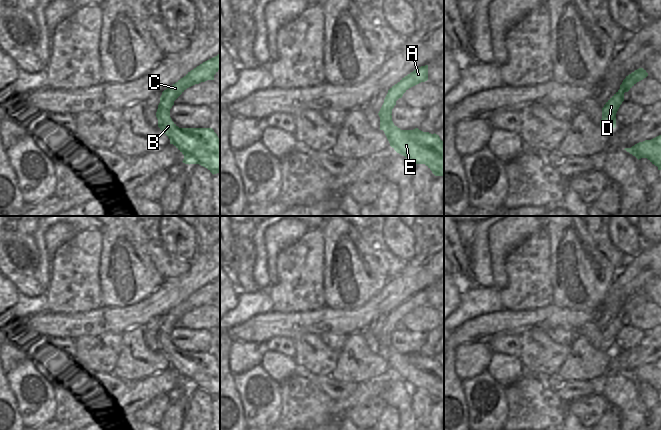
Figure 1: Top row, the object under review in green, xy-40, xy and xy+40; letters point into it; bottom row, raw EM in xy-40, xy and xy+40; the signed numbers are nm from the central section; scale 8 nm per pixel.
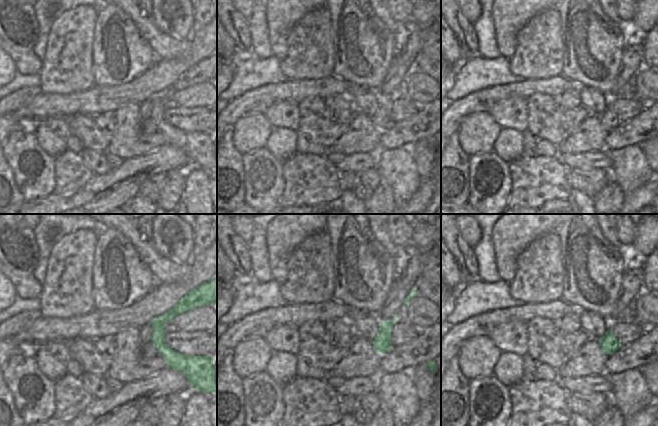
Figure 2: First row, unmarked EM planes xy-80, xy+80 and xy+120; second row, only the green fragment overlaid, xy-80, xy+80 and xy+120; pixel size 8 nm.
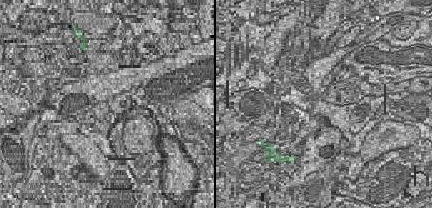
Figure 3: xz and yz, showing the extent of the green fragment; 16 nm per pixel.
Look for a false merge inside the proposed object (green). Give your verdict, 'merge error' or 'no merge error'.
merge error

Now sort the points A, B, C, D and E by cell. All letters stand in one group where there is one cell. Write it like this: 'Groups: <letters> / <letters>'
Groups: A C D / B E

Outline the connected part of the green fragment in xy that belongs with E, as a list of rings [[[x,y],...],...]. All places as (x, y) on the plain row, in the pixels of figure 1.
[[[392,339],[380,342],[390,370],[405,380],[411,388],[425,388],[435,400],[444,401],[444,366],[439,359],[423,356],[418,352],[401,354],[394,349]]]

